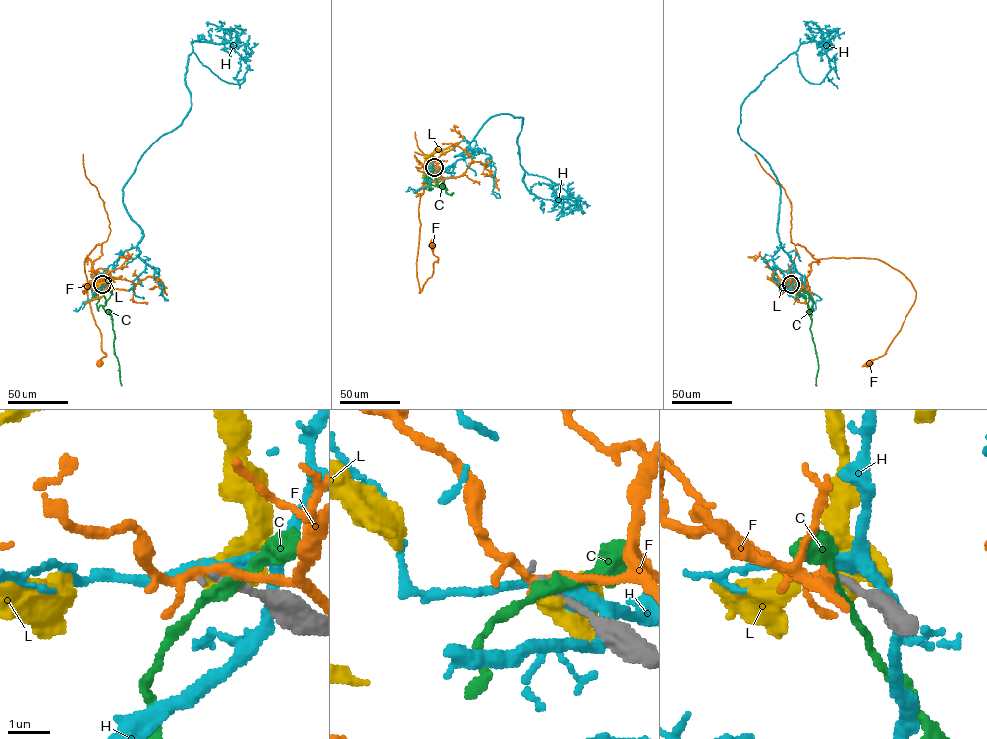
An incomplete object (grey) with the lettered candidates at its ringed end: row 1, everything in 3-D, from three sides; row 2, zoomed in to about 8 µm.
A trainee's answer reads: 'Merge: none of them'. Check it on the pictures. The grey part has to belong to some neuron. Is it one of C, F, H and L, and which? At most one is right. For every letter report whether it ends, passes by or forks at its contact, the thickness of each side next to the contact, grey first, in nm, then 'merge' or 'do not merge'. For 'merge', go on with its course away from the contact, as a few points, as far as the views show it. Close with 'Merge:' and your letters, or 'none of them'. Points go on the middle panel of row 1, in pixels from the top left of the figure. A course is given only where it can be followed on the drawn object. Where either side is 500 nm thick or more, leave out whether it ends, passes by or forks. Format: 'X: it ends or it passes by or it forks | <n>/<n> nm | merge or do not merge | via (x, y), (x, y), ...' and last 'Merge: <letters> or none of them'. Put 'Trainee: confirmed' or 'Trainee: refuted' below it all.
C: it passes by | 200/220 nm | do not merge
F: it passes by | 200/200 nm | do not merge
H: it passes by | 200/320 nm | do not merge
L: it passes by | 220/460 nm | do not merge
Merge: none of them
Trainee: confirmed

